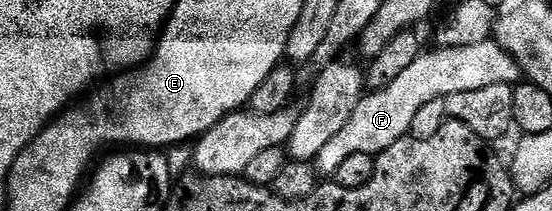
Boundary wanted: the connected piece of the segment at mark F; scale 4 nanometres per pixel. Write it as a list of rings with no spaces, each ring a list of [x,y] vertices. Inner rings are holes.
[[[491,40],[473,44],[473,48],[431,48],[428,54],[427,51],[420,53],[419,58],[413,60],[413,64],[409,64],[409,68],[405,68],[405,72],[401,72],[401,76],[397,76],[397,80],[393,80],[380,90],[364,93],[363,97],[359,99],[357,108],[353,108],[353,116],[349,116],[349,124],[345,124],[345,128],[341,128],[341,132],[337,132],[337,136],[333,136],[333,140],[329,140],[329,144],[325,144],[325,148],[321,148],[317,159],[318,173],[323,176],[324,174],[334,176],[337,168],[341,168],[341,163],[349,156],[358,154],[378,156],[381,152],[385,152],[385,148],[389,148],[389,144],[397,144],[397,140],[410,135],[413,116],[417,116],[417,112],[421,112],[421,108],[425,108],[425,104],[446,100],[457,92],[477,92],[481,88],[515,84],[520,81],[520,78],[521,71],[514,58]]]

